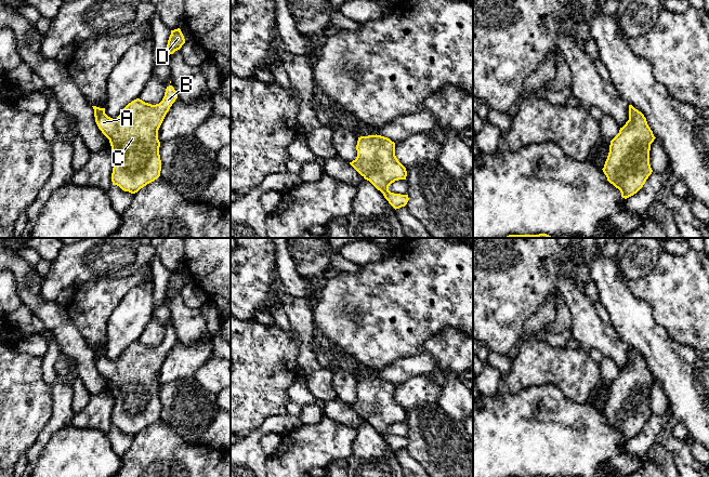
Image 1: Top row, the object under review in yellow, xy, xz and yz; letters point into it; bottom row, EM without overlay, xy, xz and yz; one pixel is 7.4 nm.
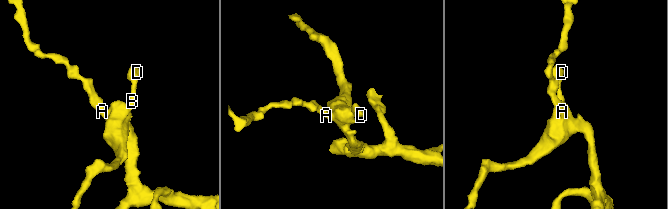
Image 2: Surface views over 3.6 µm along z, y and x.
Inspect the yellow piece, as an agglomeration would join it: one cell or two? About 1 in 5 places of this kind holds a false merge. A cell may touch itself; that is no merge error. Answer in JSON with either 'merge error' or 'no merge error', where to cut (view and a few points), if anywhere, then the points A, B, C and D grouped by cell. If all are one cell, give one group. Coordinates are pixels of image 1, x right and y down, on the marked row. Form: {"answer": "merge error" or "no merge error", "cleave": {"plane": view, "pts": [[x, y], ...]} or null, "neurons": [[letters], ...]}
{"answer": "no merge error", "cleave": null, "neurons": [["A", "B", "C", "D"]]}

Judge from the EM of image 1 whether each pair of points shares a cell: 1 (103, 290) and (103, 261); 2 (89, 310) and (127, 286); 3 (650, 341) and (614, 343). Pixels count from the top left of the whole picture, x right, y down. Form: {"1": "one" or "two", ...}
{"1": "two", "2": "one", "3": "two"}

